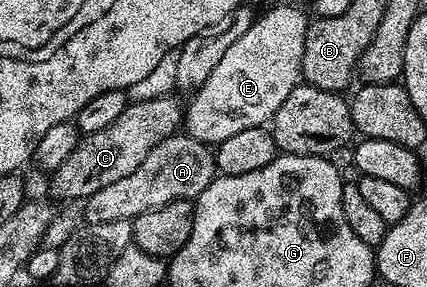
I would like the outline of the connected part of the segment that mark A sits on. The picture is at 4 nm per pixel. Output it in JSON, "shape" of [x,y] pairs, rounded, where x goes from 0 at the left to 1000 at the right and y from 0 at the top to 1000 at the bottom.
{"shape":[[[436,463],[400,470],[389,477],[389,491],[379,491],[379,505],[361,505],[361,519],[351,519],[342,561],[333,561],[333,575],[323,575],[314,603],[283,617],[260,645],[246,645],[230,659],[230,672],[194,697],[194,774],[248,784],[248,770],[311,767],[351,728],[398,714],[398,700],[457,700],[508,610],[506,544],[489,502],[464,491]]]}

